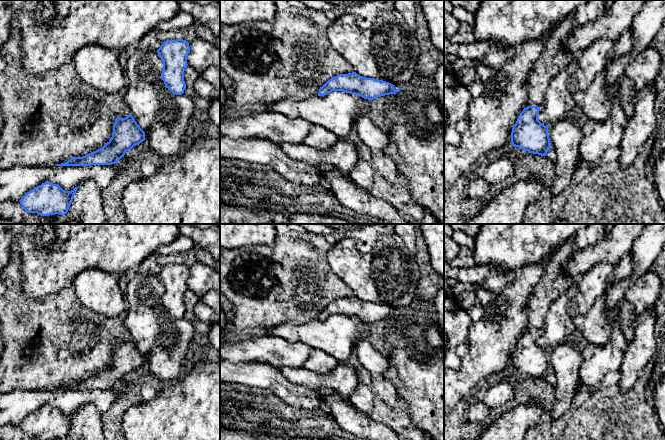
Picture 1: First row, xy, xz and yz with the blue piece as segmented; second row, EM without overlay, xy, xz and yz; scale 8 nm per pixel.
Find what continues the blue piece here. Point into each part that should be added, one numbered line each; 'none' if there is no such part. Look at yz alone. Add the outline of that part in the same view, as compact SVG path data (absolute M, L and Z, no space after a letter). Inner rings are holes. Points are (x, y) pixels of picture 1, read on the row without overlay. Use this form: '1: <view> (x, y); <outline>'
none

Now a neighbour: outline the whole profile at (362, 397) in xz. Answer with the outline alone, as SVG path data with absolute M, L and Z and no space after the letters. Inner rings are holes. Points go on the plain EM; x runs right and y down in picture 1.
M362 366L356 368L358 385L347 397L349 402L358 410L367 413L374 403L371 374Z

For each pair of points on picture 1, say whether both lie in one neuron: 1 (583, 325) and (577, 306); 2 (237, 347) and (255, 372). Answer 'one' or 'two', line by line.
1: two
2: two

